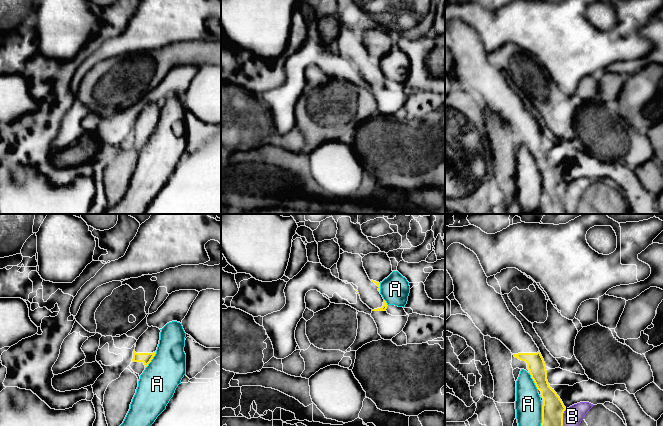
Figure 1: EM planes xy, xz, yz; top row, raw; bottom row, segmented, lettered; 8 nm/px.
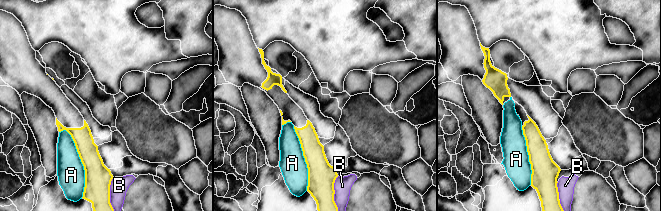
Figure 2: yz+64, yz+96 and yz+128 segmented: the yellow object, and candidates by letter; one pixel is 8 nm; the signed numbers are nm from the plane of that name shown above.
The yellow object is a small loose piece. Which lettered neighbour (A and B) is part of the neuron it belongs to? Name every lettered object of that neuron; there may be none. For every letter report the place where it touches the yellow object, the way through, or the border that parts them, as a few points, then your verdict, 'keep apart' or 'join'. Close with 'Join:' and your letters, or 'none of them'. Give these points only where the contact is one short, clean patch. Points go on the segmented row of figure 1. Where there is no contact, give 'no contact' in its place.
A: contact yz (542, 415); keep apart
B: contact yz (562, 417); border yz (566, 409), (563, 413), (562, 425); keep apart
Join: none of them

